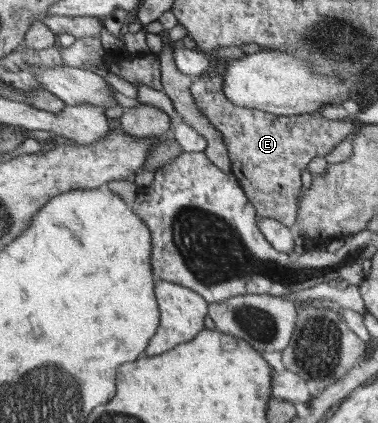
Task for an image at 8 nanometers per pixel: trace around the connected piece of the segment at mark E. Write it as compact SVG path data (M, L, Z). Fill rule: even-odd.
M216 70L194 78L191 94L195 98L195 103L204 116L222 133L225 145L229 150L232 173L238 178L249 201L255 206L259 218L273 218L283 225L291 227L296 222L298 214L299 204L296 197L302 193L301 173L307 169L307 165L311 163L313 157L325 157L327 153L331 153L338 143L359 128L360 123L345 119L329 120L323 117L319 111L300 116L276 116L263 110L239 107L223 93L223 82L224 75L217 73Z

